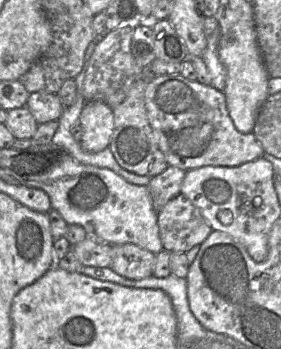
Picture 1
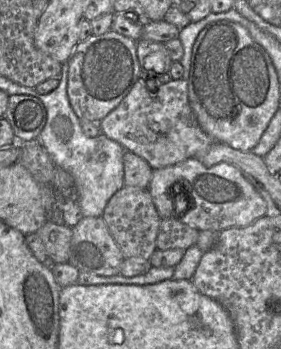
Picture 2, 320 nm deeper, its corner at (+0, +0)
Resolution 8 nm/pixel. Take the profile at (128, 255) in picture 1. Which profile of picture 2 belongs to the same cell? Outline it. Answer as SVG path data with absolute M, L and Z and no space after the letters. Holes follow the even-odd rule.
M83 217L72 227L68 263L80 272L116 276L124 259L102 217Z

